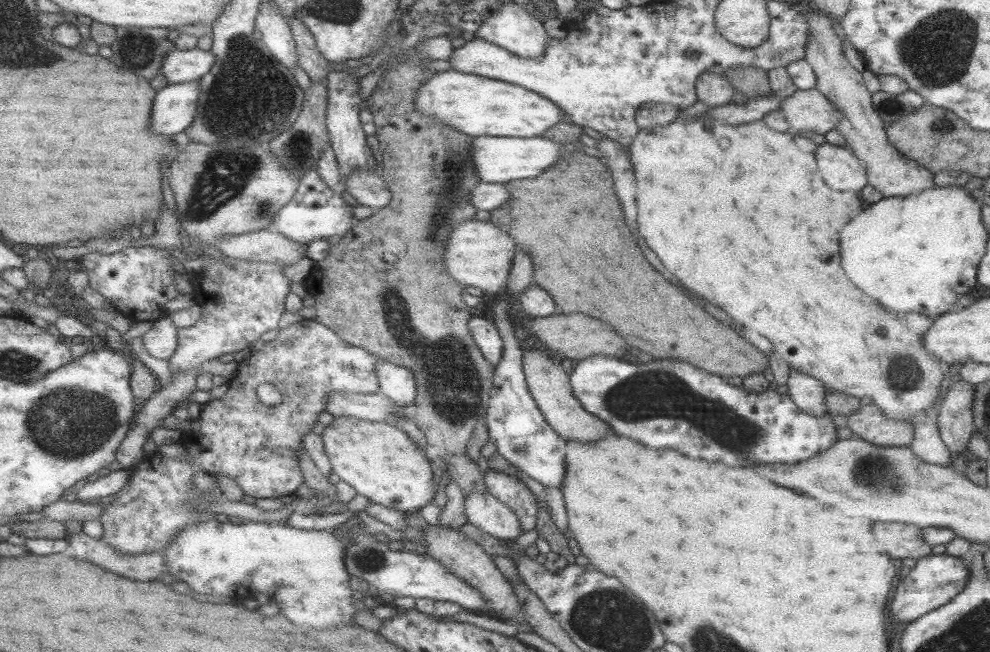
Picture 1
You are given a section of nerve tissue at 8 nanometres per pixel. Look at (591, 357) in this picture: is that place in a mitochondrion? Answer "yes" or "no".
no

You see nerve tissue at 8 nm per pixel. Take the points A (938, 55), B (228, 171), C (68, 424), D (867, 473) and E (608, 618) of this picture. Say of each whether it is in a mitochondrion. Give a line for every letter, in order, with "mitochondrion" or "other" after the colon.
A: mitochondrion
B: mitochondrion
C: mitochondrion
D: mitochondrion
E: mitochondrion

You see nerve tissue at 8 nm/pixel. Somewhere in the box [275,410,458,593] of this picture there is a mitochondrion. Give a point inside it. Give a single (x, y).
(365, 556)

